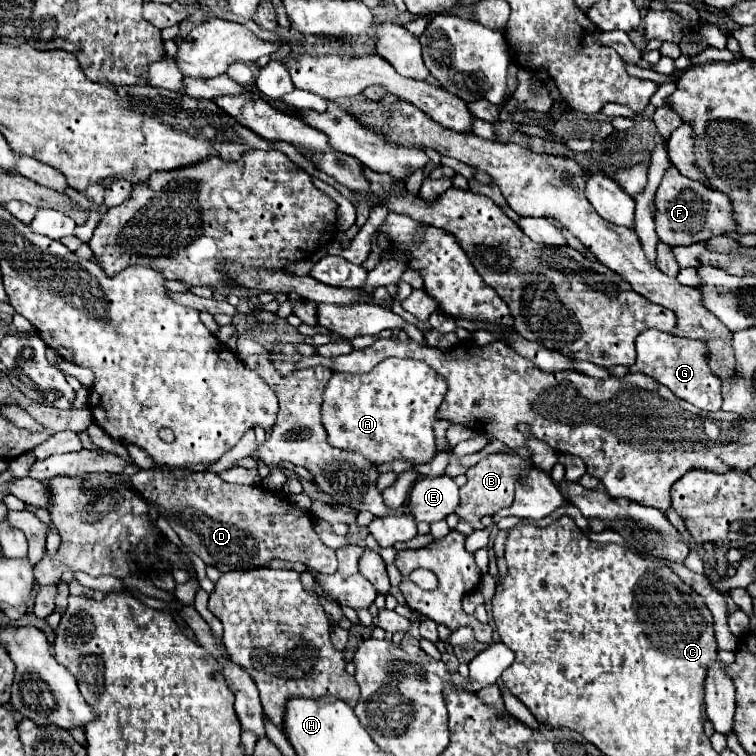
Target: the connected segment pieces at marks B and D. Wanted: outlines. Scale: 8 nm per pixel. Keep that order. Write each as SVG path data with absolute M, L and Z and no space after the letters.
M488 455L478 465L468 469L468 483L460 489L460 505L456 507L456 515L468 523L474 523L486 515L494 515L498 509L510 507L514 501L514 483L528 467L530 461L518 455Z
M148 469L132 475L132 487L148 501L150 509L164 515L172 529L178 533L180 541L196 553L206 565L216 567L218 571L246 571L264 567L272 559L286 559L286 561L300 561L310 571L318 573L334 573L338 563L334 549L326 547L314 531L312 515L302 511L298 505L292 505L286 499L280 499L276 493L268 491L262 485L230 485L222 481L216 473L200 471L188 477L174 477L166 475L158 469Z

